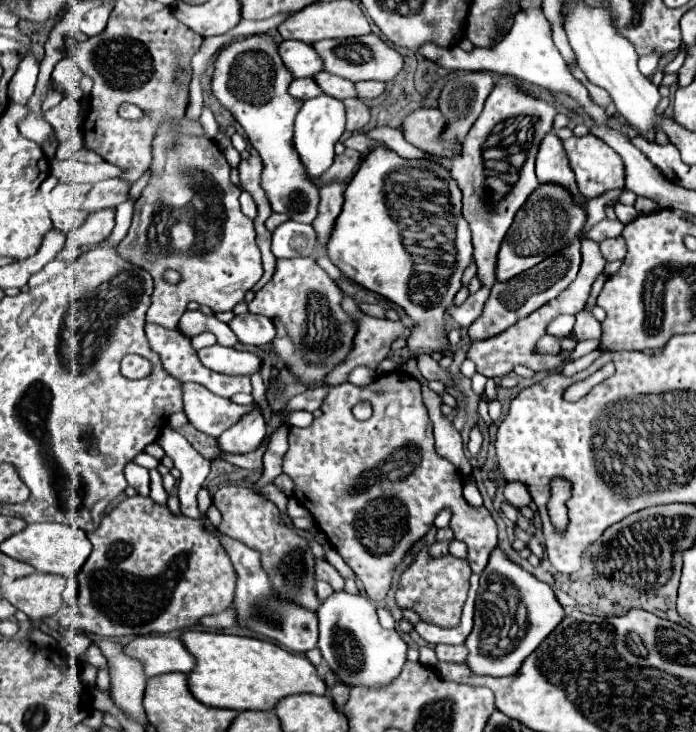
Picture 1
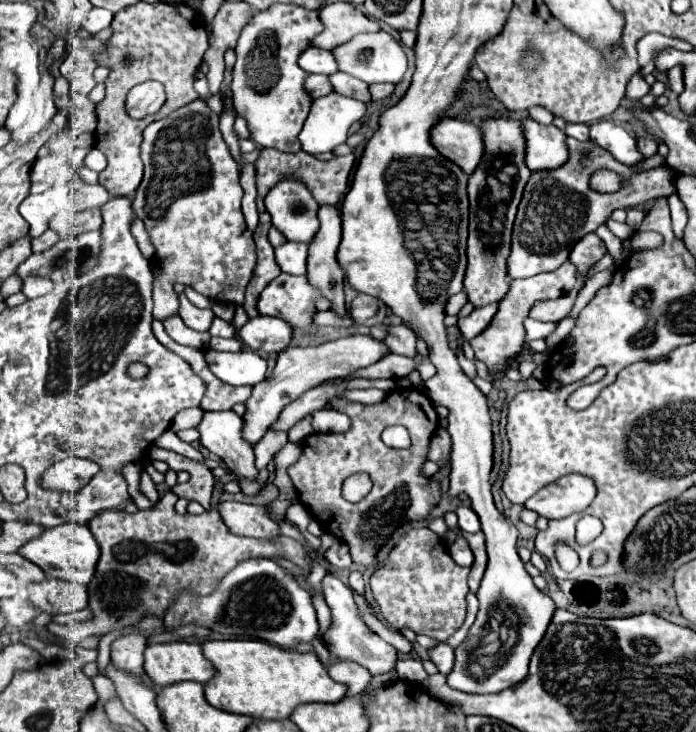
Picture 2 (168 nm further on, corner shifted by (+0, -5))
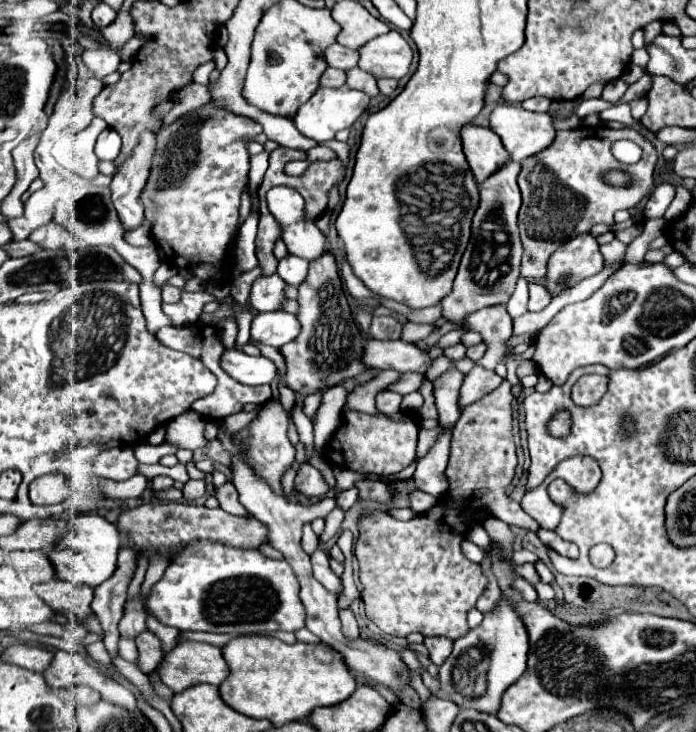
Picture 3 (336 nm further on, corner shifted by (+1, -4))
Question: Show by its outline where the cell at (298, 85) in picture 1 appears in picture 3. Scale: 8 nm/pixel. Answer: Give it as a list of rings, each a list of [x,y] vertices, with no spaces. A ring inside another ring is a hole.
[[[333,67],[325,69],[325,73],[319,79],[321,87],[341,87],[343,83],[345,83],[345,73],[339,69],[333,69]]]

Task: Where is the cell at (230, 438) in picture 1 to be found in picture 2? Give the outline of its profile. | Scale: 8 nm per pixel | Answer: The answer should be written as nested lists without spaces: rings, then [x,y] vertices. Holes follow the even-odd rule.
[[[348,336],[348,338],[338,338],[334,342],[324,342],[318,346],[288,346],[286,350],[282,350],[278,354],[278,362],[276,368],[272,372],[272,376],[268,376],[264,382],[254,386],[254,392],[246,404],[246,414],[244,414],[244,438],[252,444],[256,444],[268,430],[268,424],[272,424],[276,420],[276,416],[282,412],[282,408],[286,404],[290,404],[294,398],[298,398],[300,394],[304,394],[306,390],[332,380],[332,378],[342,378],[348,376],[352,372],[356,372],[358,368],[366,368],[378,360],[382,360],[384,356],[390,354],[390,348],[386,348],[384,342],[374,340],[372,336]]]

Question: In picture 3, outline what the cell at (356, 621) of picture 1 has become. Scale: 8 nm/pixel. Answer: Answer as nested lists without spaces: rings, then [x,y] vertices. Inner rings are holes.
[[[317,549],[317,551],[311,555],[311,563],[313,563],[313,575],[315,575],[315,579],[317,579],[327,591],[339,595],[339,591],[343,591],[343,583],[341,583],[341,579],[331,571],[331,567],[329,567],[329,557],[327,557],[321,549]]]

